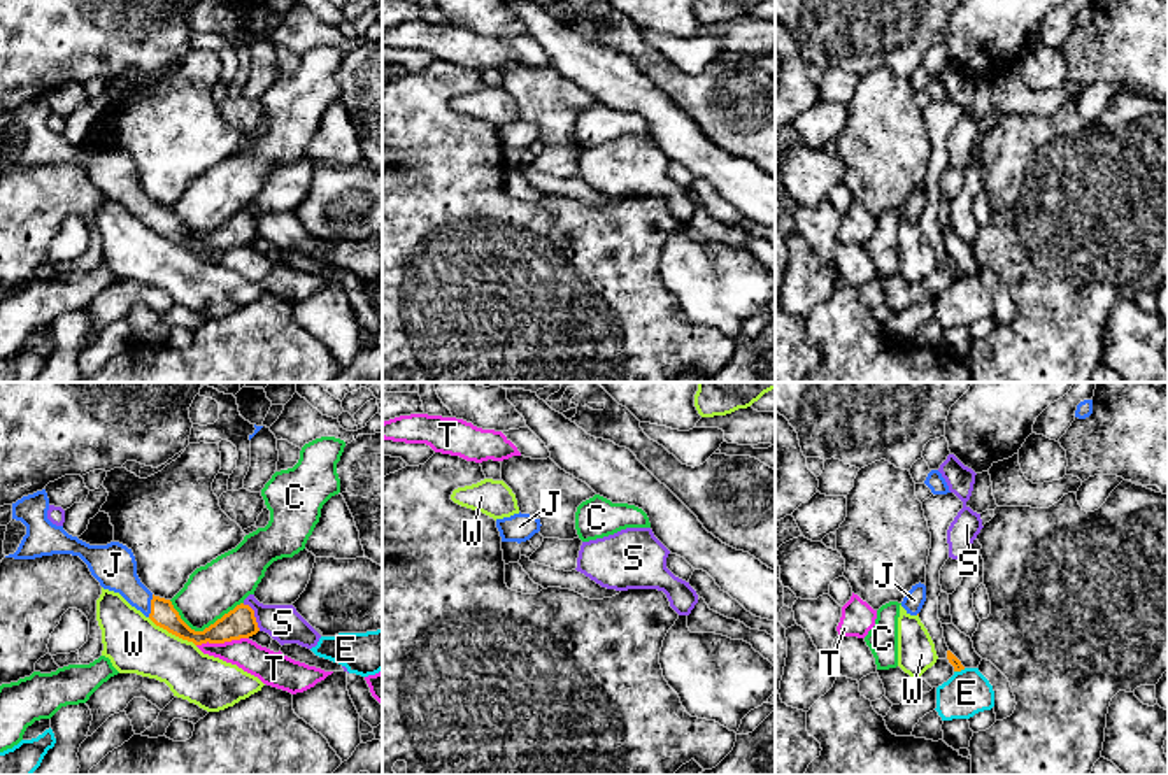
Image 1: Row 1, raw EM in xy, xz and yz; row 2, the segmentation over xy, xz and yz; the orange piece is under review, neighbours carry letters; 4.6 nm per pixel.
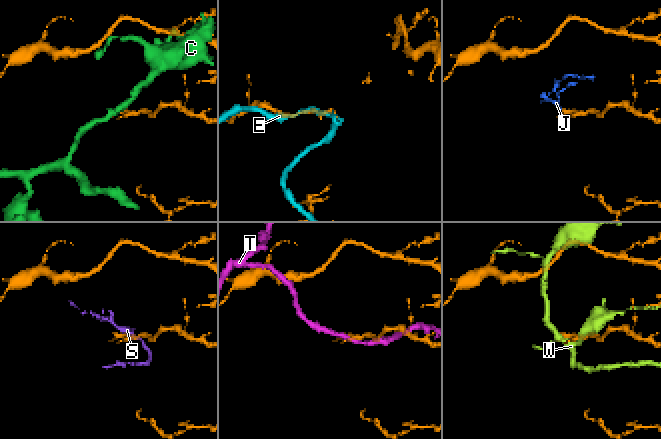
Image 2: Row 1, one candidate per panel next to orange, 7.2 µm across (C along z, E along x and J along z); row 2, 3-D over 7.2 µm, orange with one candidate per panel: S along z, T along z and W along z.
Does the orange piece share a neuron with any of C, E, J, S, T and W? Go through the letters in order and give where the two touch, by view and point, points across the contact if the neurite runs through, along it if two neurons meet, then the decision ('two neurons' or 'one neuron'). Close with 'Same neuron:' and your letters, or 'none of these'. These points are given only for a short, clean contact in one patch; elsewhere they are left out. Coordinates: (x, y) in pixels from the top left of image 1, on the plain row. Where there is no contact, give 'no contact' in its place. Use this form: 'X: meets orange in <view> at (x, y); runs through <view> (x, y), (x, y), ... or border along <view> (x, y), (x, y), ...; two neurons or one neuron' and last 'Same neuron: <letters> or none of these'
C: meets orange in xy at (204, 237); two neurons
E: meets orange in yz at (960, 277); two neurons
J: meets orange in xy at (151, 213); runs through xy (163, 221), (151, 213), (114, 174); one neuron
S: meets orange in xy at (253, 223); two neurons
T: meets orange in xy at (221, 249); border along xy (248, 244), (197, 253); two neurons
W: meets orange in xy at (172, 241); two neurons
Same neuron: J

